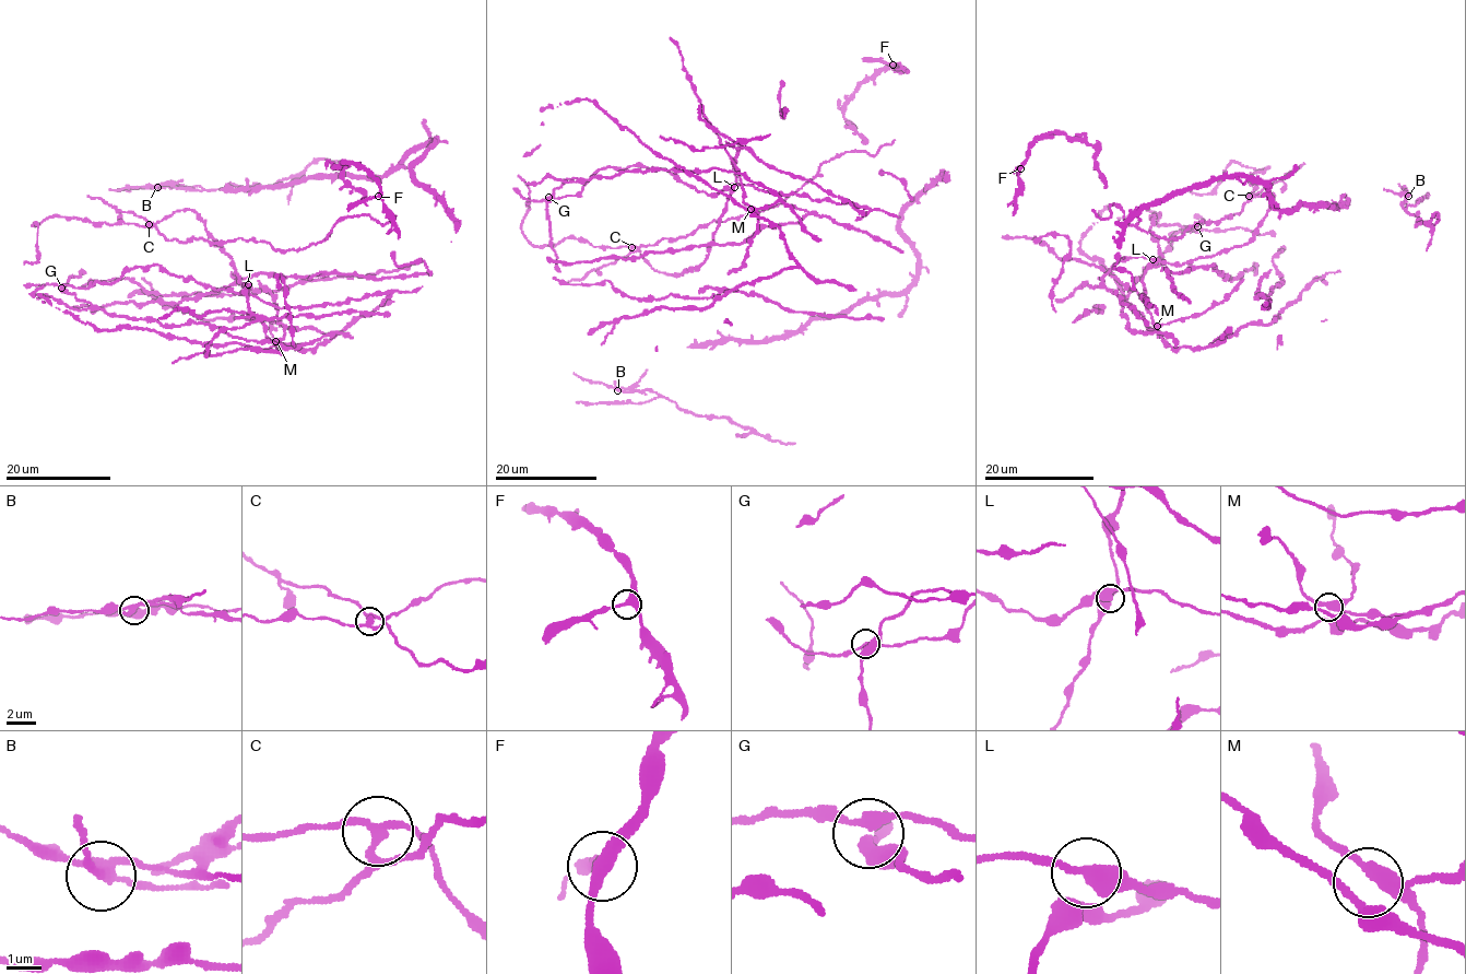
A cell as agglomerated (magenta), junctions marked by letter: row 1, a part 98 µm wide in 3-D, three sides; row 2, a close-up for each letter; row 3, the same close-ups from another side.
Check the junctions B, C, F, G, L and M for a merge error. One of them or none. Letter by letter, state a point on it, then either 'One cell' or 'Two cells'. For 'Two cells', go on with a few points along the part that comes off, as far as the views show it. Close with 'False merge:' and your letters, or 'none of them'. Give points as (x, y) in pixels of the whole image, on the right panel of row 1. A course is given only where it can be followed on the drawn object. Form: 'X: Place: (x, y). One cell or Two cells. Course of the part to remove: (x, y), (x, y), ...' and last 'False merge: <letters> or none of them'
B: Place: (1408, 196). One cell
C: Place: (1249, 196). Two cells. Course of the part to remove: (1250, 195), (1239, 214), (1208, 224), (1203, 220), (1175, 239), (1138, 229), (1113, 204), (1108, 218), (1091, 210)
F: Place: (1020, 168). One cell
G: Place: (1197, 226). One cell
L: Place: (1153, 259). One cell
M: Place: (1157, 326). One cell
False merge: C

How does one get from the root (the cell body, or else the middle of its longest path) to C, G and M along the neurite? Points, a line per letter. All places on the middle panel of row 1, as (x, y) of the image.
C: (761, 189), (742, 184), (731, 187), (726, 210), (707, 257), (695, 269), (675, 274), (659, 272), (631, 247)
G: (761, 189), (734, 185), (708, 195), (666, 169), (634, 164), (603, 167), (580, 192), (548, 197)
M: (761, 189), (708, 195), (634, 164), (547, 198), (568, 178), (714, 168), (779, 198), (751, 209)

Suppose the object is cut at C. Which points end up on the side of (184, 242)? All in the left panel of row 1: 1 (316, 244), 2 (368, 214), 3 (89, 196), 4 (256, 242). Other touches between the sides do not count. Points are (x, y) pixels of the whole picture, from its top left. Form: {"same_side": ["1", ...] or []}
{"same_side": ["1", "2", "3", "4"]}

